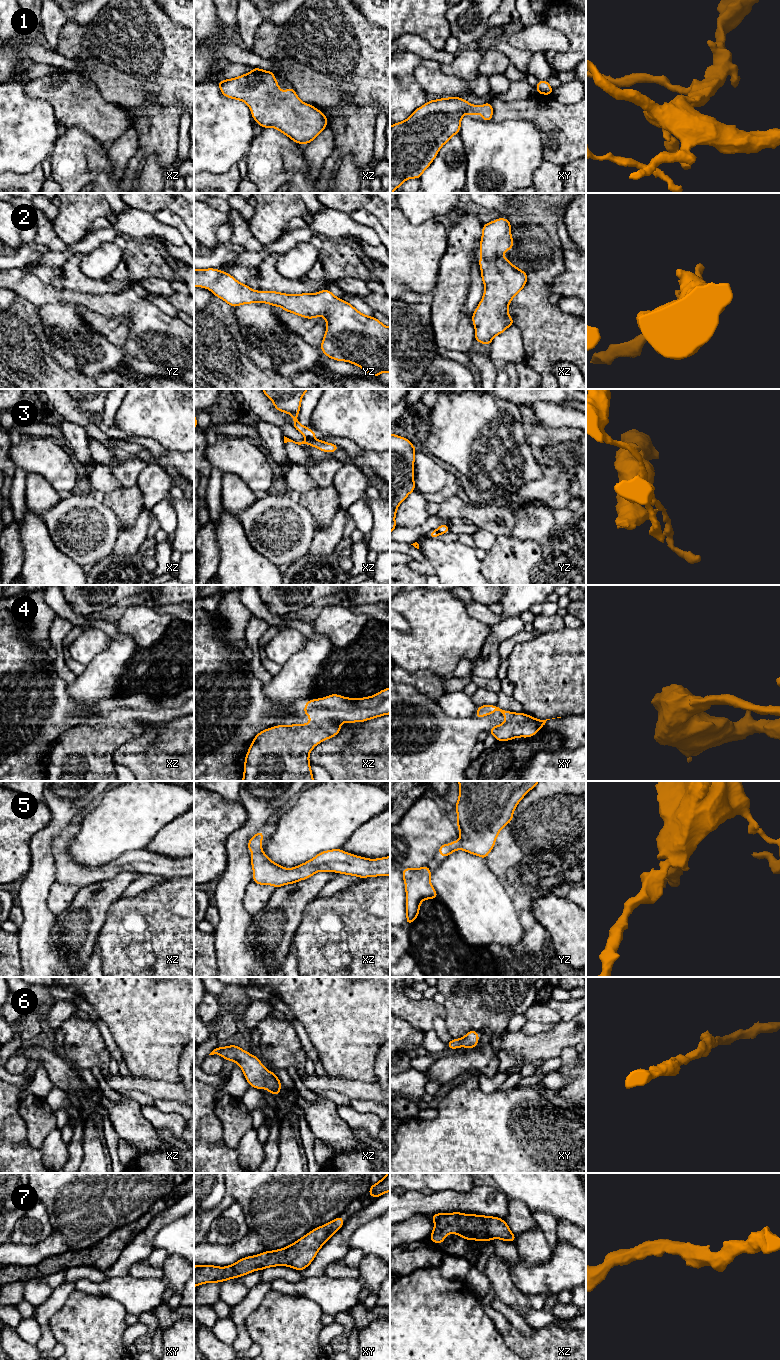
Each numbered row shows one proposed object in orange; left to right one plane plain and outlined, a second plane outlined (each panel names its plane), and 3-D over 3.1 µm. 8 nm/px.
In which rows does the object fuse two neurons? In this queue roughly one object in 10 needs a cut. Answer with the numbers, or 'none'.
3

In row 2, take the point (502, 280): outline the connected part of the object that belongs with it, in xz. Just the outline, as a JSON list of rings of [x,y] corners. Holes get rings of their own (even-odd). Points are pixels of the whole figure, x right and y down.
[[[498,218],[483,225],[479,266],[485,289],[483,298],[472,315],[472,322],[475,326],[475,340],[481,344],[491,345],[496,335],[502,334],[509,326],[515,324],[507,309],[511,300],[524,288],[528,276],[526,272],[515,267],[502,256],[504,252],[513,247],[514,242],[511,236],[509,219]]]

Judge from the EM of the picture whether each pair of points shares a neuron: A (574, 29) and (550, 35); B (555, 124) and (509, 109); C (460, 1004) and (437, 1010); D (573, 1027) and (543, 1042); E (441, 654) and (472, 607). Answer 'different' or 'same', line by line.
A: different
B: same
C: different
D: same
E: different

